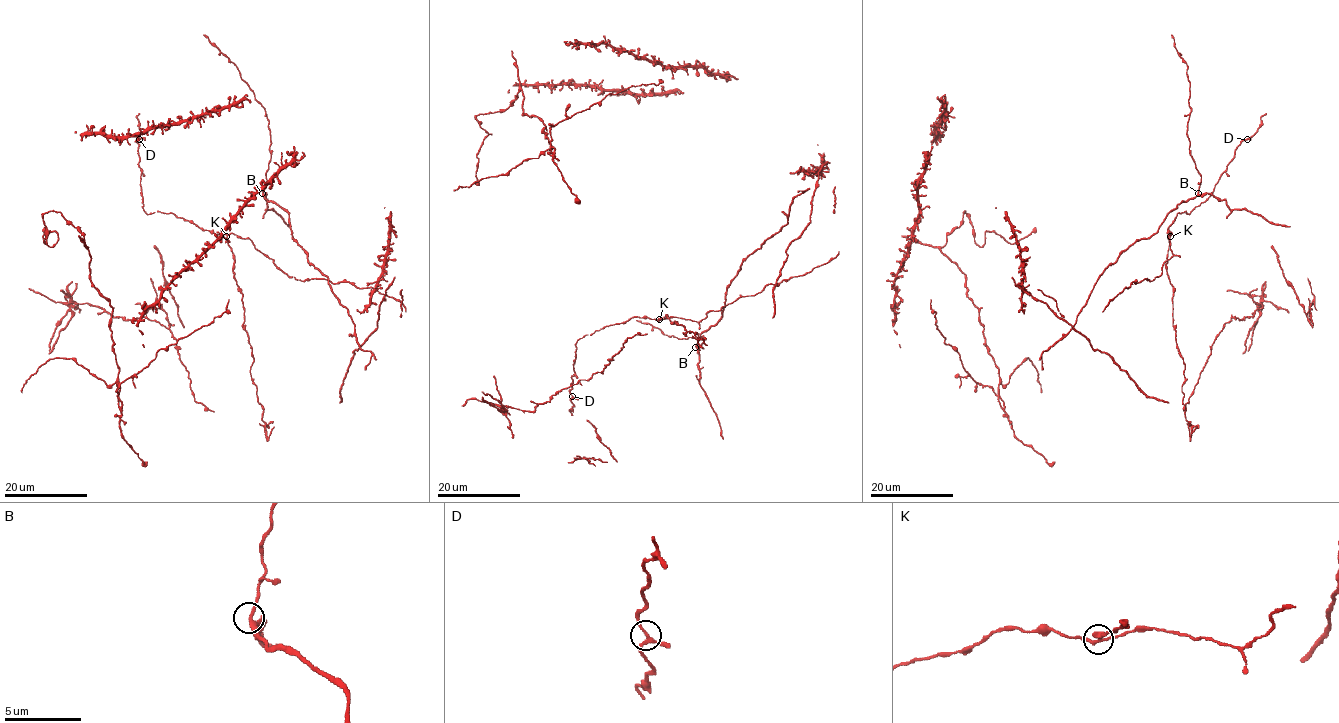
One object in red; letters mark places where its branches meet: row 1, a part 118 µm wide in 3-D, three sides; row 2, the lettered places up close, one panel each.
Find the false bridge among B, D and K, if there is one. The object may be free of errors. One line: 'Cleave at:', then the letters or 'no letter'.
Cleave at: K

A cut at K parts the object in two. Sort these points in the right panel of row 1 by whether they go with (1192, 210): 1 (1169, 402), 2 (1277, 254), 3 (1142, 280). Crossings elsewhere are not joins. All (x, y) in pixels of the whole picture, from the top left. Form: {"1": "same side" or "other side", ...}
{"1": "same side", "2": "other side", "3": "same side"}

